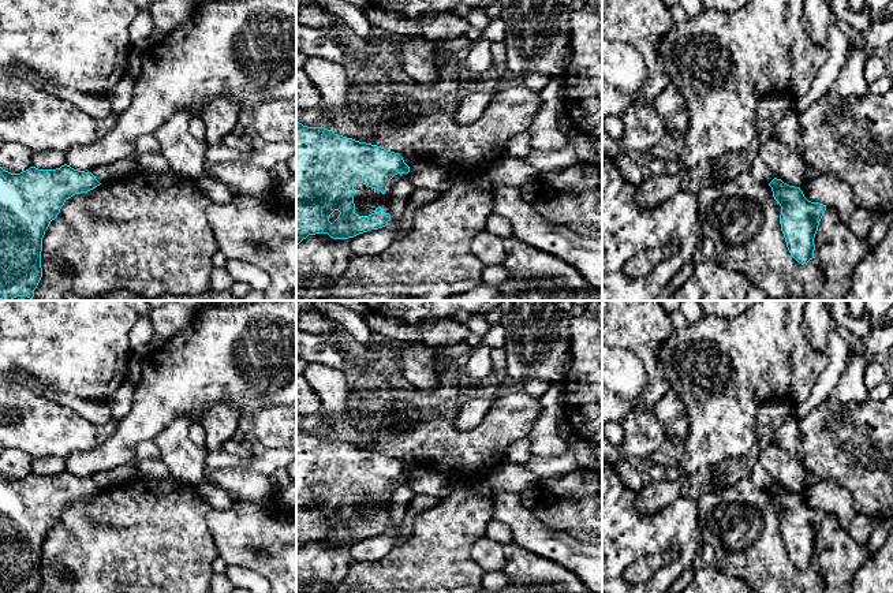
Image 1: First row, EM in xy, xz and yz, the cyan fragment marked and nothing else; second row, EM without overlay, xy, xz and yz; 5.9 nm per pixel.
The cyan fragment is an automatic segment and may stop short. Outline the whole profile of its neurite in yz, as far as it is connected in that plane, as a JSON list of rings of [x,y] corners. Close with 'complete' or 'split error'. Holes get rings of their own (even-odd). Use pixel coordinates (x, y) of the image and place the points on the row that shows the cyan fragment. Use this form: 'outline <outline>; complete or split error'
outline [[[774,178],[769,186],[781,206],[780,224],[791,256],[802,265],[814,257],[814,238],[826,205],[808,201],[800,187]]]; complete

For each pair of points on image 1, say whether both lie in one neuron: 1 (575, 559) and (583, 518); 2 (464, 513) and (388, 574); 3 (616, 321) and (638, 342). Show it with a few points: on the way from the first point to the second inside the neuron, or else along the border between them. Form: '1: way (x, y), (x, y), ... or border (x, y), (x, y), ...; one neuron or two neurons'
1: border (549, 528), (561, 530), (587, 544); two neurons
2: way (445, 532), (407, 569); one neuron
3: way (621, 325), (632, 336); one neuron

